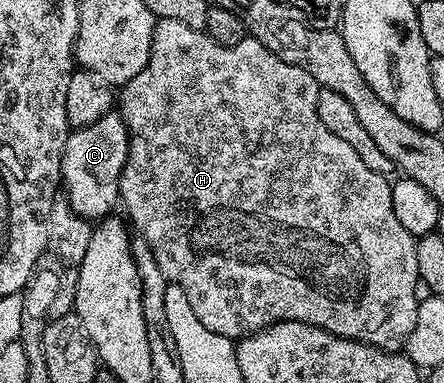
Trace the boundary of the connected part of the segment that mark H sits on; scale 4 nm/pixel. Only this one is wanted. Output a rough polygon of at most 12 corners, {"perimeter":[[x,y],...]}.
{"perimeter":[[158,18],[119,200],[209,331],[399,351],[392,182],[257,40]]}

